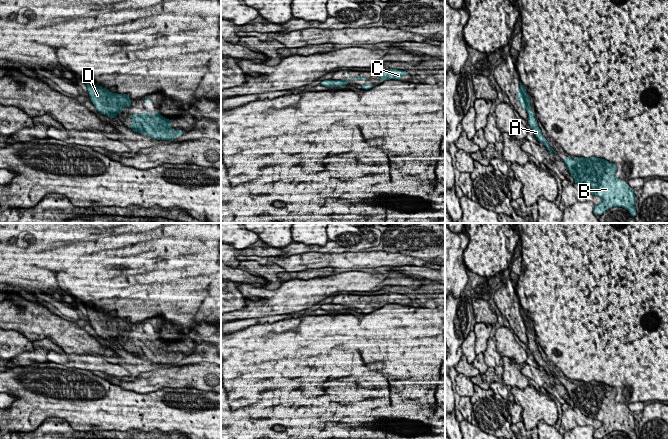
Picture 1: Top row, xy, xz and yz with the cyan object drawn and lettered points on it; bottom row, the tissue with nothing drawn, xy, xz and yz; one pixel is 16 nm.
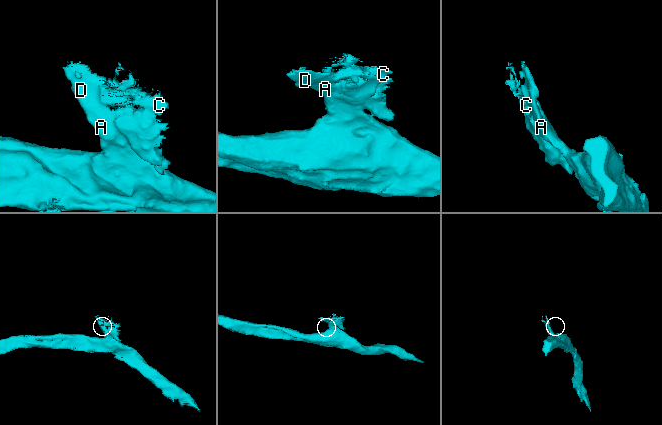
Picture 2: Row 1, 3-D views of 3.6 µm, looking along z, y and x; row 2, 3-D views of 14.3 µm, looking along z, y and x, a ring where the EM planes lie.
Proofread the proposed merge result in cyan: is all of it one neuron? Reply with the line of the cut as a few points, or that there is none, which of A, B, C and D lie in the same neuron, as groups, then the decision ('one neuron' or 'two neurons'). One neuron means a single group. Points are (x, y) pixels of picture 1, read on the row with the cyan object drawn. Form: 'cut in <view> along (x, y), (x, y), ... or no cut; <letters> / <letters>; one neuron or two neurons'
cut in yz along (520, 90), (527, 110); A B D / C; two neurons

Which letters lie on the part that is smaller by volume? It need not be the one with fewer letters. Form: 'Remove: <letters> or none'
Remove: C

